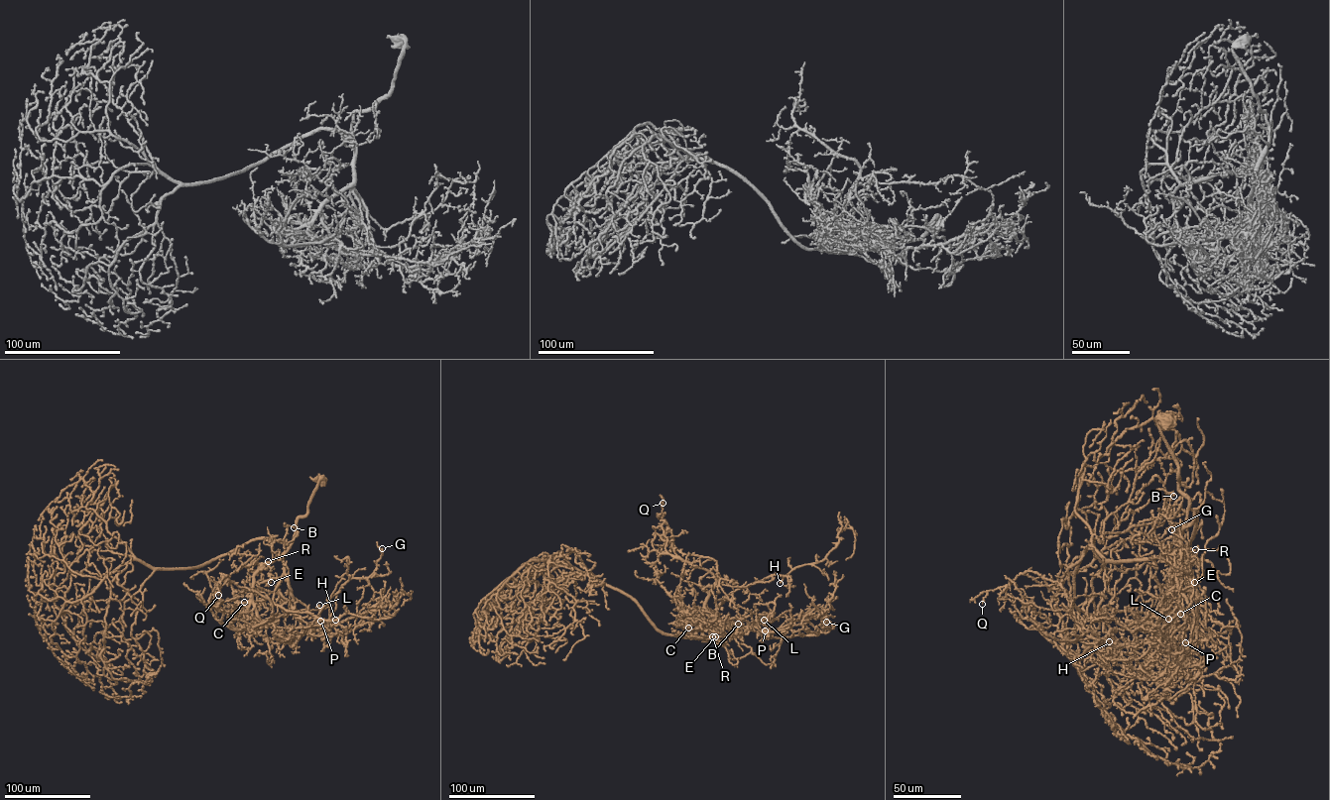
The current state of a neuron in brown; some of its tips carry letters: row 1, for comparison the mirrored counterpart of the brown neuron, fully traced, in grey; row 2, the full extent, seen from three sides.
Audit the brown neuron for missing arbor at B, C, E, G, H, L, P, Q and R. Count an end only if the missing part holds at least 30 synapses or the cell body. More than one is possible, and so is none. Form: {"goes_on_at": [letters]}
{"goes_on_at": ["B"]}

